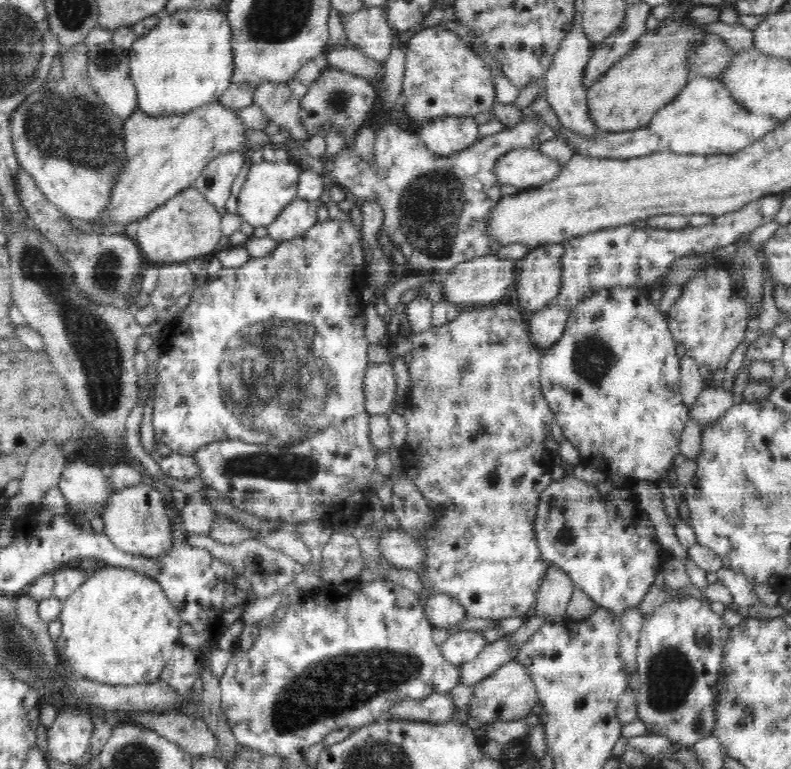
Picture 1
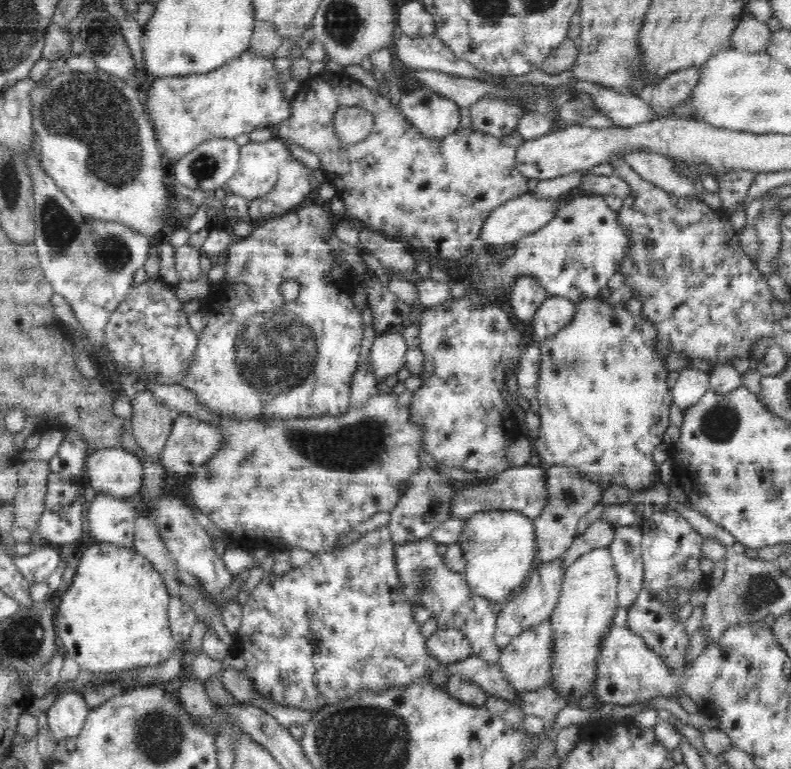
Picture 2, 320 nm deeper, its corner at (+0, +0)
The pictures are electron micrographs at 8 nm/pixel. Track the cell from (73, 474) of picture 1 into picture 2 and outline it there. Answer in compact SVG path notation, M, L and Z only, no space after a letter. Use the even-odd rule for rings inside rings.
M122 447L97 449L87 457L84 474L96 493L126 498L141 489L143 464L136 453Z

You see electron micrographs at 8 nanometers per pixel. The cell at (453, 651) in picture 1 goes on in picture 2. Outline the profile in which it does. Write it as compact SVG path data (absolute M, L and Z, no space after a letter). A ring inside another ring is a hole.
M448 626L436 629L426 639L426 646L436 660L445 664L456 663L473 656L466 635L461 630Z

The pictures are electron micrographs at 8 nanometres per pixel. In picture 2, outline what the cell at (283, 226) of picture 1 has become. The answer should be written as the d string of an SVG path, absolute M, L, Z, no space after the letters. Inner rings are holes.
M294 157L279 166L276 184L262 198L249 202L250 220L270 220L281 217L298 206L312 192L312 169Z

